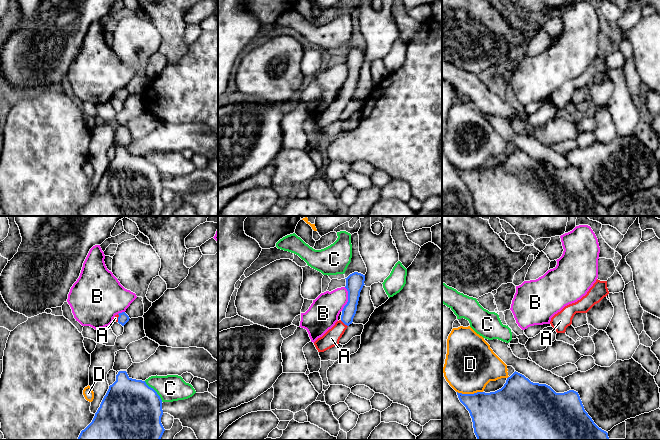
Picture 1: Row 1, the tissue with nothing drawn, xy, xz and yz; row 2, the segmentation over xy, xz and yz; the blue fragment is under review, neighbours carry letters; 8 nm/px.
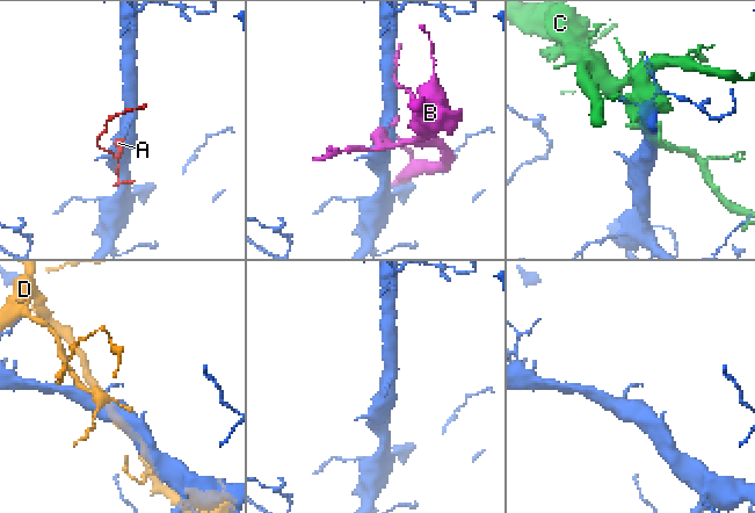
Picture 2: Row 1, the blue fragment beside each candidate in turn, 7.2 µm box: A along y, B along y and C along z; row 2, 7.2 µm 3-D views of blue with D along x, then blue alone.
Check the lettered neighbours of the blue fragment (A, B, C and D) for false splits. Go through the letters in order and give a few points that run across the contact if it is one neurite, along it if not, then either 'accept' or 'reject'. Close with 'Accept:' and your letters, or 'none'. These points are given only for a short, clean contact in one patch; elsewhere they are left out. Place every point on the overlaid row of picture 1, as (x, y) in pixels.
A: line xz (349, 310), (344, 323), (331, 338); accept
B: reject
C: reject
D: reject
Accept: A

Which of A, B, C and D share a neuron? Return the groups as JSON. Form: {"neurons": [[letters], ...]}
{"neurons": [["A"], ["B"], ["C"], ["D"]]}

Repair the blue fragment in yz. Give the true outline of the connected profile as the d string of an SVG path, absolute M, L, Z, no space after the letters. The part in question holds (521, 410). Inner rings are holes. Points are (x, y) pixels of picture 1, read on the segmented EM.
M516 371L507 378L504 386L495 392L457 392L457 395L470 413L477 440L610 440L608 433L599 428L585 411L578 392L569 390L556 393L550 386L533 383Z

